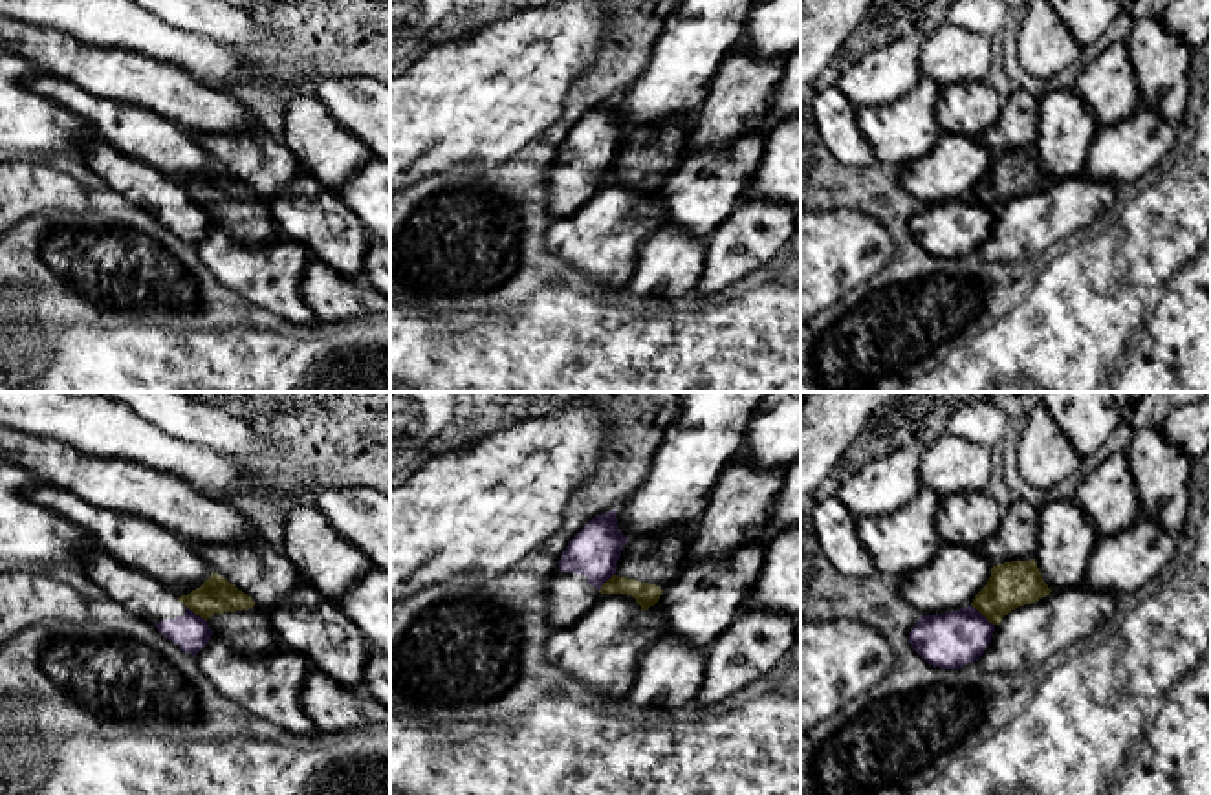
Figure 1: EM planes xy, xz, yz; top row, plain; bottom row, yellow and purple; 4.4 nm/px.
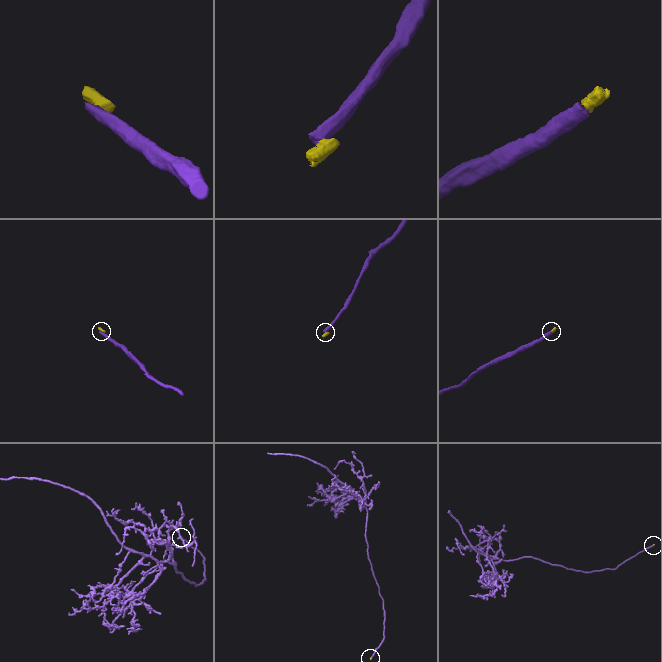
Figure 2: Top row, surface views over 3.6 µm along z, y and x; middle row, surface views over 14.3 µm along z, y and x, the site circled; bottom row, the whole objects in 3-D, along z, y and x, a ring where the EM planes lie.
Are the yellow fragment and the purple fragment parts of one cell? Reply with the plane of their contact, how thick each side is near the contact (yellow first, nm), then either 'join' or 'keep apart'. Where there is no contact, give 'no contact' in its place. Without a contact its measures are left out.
meets yellow in yz; 200 nm thick on the yellow side, 240 nm on the other; keep apart

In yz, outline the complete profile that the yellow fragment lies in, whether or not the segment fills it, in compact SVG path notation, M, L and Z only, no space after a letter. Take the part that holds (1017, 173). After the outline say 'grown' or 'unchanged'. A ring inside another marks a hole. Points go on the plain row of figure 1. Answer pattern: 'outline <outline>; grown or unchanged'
outline M1035 148L1011 150L991 158L987 174L975 185L971 196L998 214L1011 200L1031 194L1050 181Z; unchanged

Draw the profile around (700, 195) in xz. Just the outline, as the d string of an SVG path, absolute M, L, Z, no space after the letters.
M760 132L687 154L656 192L665 209L663 227L707 238L733 214L764 154Z

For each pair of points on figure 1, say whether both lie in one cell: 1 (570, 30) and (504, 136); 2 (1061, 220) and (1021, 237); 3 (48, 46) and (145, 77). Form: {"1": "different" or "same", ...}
{"1": "same", "2": "same", "3": "same"}

